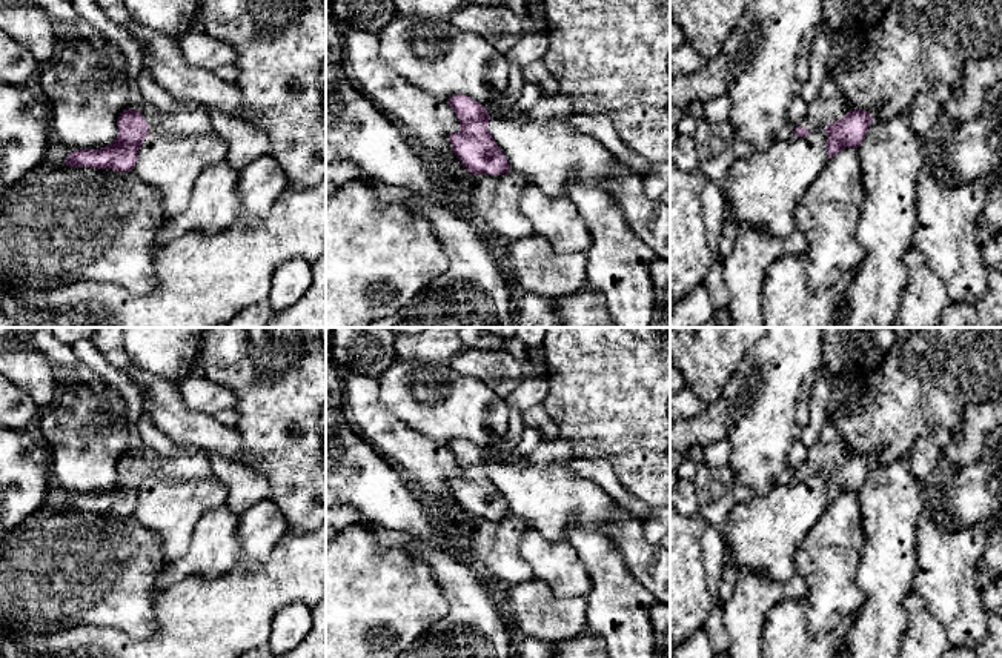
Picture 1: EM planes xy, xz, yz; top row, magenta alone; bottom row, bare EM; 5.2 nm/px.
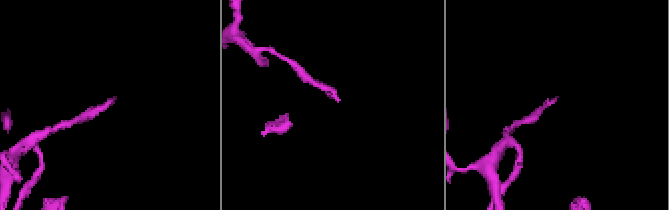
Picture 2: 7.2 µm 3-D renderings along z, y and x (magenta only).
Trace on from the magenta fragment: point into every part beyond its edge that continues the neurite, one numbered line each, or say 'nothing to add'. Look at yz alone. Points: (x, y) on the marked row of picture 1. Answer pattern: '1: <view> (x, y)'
1: yz (830, 105)

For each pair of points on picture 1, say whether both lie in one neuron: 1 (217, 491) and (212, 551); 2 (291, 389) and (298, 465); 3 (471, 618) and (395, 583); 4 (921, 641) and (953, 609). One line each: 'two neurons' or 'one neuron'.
1: two neurons
2: one neuron
3: two neurons
4: two neurons

